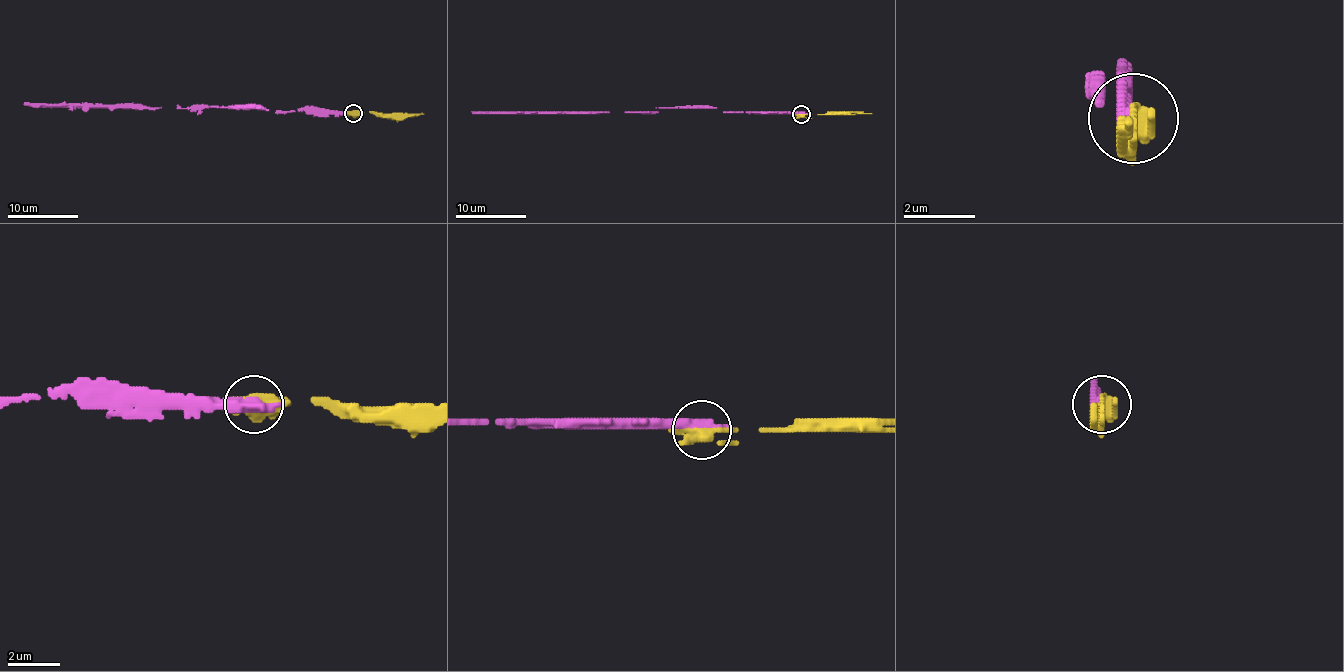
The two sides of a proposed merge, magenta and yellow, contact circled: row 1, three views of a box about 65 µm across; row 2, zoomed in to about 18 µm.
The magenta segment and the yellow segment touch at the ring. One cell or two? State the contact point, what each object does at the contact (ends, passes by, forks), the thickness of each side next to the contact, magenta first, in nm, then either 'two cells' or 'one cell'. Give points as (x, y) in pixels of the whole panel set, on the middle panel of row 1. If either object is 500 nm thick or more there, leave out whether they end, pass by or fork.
place (801, 114); calibres 550 and 750 nm; one cell

